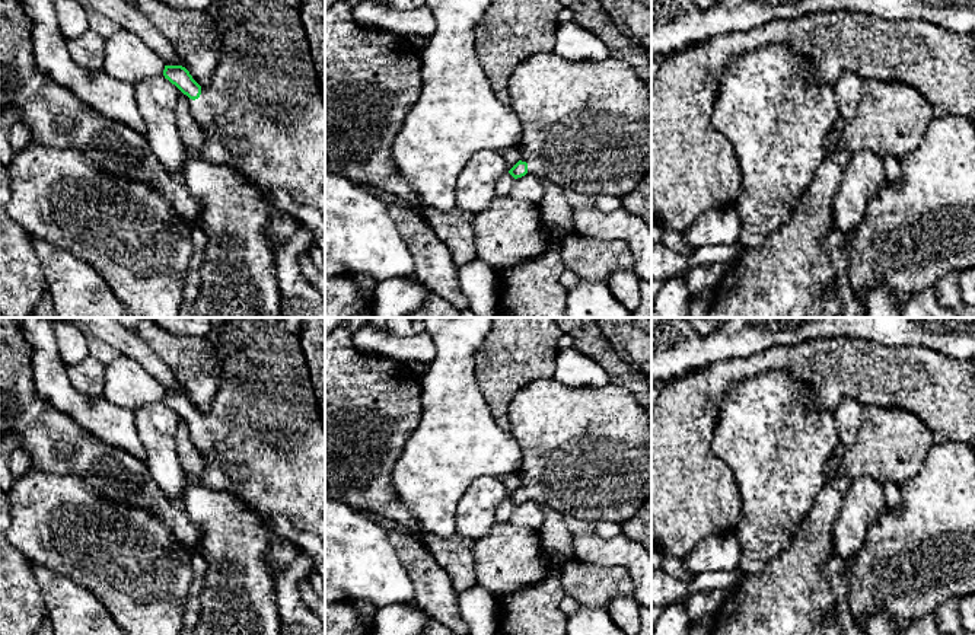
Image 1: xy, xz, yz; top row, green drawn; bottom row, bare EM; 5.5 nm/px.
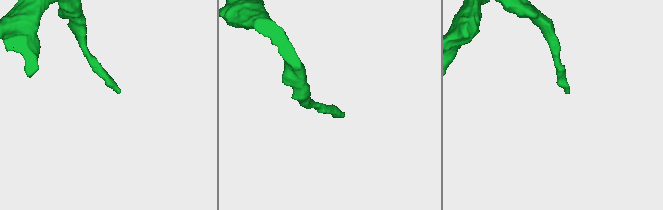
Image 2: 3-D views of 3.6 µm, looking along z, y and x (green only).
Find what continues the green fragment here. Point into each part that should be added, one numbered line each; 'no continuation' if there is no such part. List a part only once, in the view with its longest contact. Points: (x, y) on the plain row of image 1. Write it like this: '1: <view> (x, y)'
1: xy (265, 412)

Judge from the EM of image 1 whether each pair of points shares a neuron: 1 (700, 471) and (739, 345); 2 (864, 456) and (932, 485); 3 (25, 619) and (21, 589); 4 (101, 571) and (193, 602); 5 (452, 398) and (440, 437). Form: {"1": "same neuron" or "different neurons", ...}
{"1": "different neurons", "2": "different neurons", "3": "same neuron", "4": "different neurons", "5": "same neuron"}

